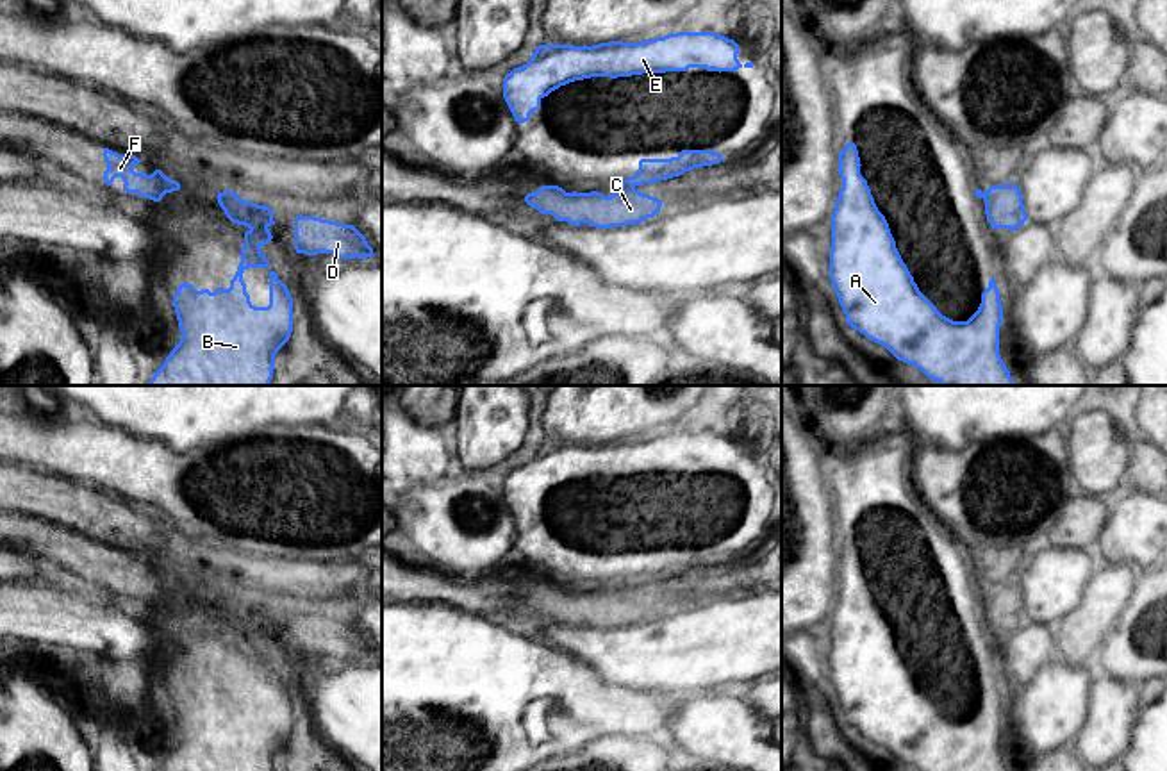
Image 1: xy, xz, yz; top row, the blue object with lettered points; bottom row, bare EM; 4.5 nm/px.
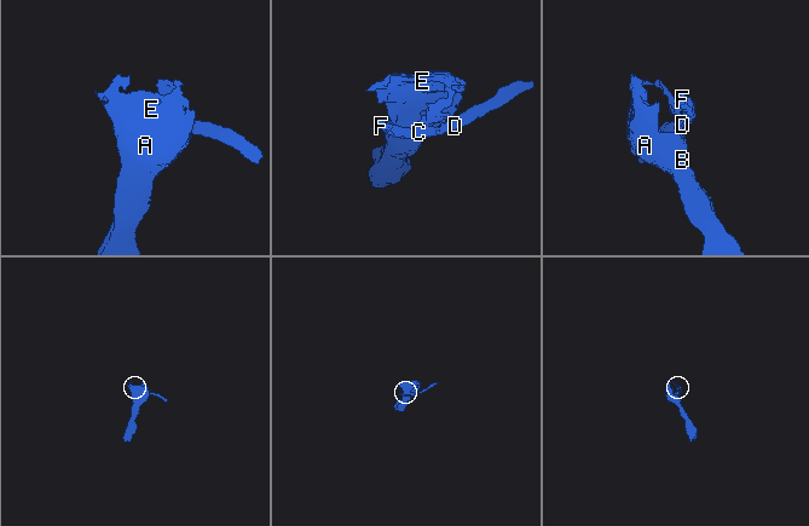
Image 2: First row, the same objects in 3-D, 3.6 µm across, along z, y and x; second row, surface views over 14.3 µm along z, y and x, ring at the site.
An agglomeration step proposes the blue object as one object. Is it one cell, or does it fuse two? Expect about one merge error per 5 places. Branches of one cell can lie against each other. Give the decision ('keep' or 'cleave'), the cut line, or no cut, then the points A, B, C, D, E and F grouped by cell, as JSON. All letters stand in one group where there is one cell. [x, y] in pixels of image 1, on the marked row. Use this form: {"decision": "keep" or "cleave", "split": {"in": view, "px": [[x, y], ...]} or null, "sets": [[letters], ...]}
{"decision": "cleave", "split": {"in": "xy", "px": [[266, 225], [254, 225], [250, 229]]}, "sets": [["A", "B", "E"], ["C", "D", "F"]]}

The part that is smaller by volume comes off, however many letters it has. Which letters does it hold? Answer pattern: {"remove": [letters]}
{"remove": ["C", "D", "F"]}

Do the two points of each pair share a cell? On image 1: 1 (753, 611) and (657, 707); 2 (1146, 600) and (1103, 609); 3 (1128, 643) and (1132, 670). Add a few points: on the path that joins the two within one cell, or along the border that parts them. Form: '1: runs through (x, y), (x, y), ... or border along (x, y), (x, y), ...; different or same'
1: border along (625, 686), (636, 691), (661, 691), (668, 695); different
2: border along (1133, 588), (1119, 618), (1109, 629); different
3: runs through (1132, 650), (1132, 663); same

